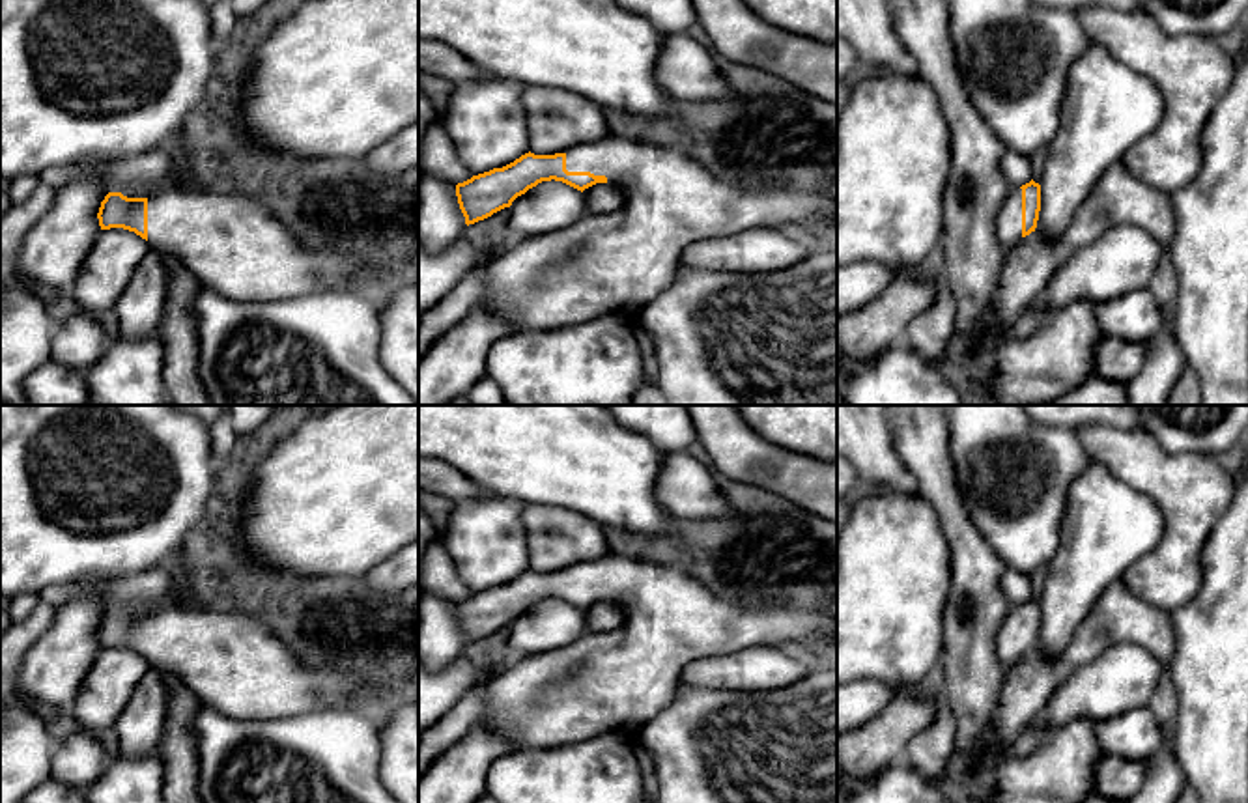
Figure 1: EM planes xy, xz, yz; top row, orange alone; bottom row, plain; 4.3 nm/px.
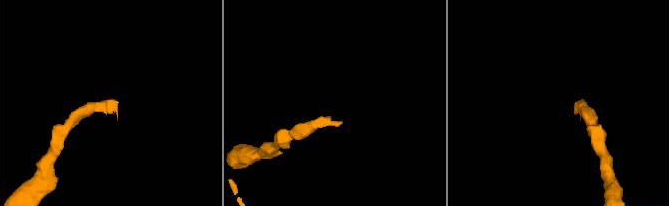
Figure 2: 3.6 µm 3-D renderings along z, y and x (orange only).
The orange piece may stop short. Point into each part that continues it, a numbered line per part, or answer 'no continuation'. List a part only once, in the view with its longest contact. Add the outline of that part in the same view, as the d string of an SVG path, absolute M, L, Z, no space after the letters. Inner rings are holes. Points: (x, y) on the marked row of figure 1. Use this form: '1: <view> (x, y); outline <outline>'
1: xz (615, 264); outline M609 134L566 151L566 170L605 176L626 196L626 205L613 215L585 215L566 230L523 239L488 261L486 286L475 306L519 331L581 325L605 316L631 319L669 288L691 241L796 224L822 247L837 248L837 198L813 189L734 187L674 148Z

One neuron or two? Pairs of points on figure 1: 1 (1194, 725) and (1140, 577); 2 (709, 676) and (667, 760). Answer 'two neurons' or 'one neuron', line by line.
1: two neurons
2: two neurons

